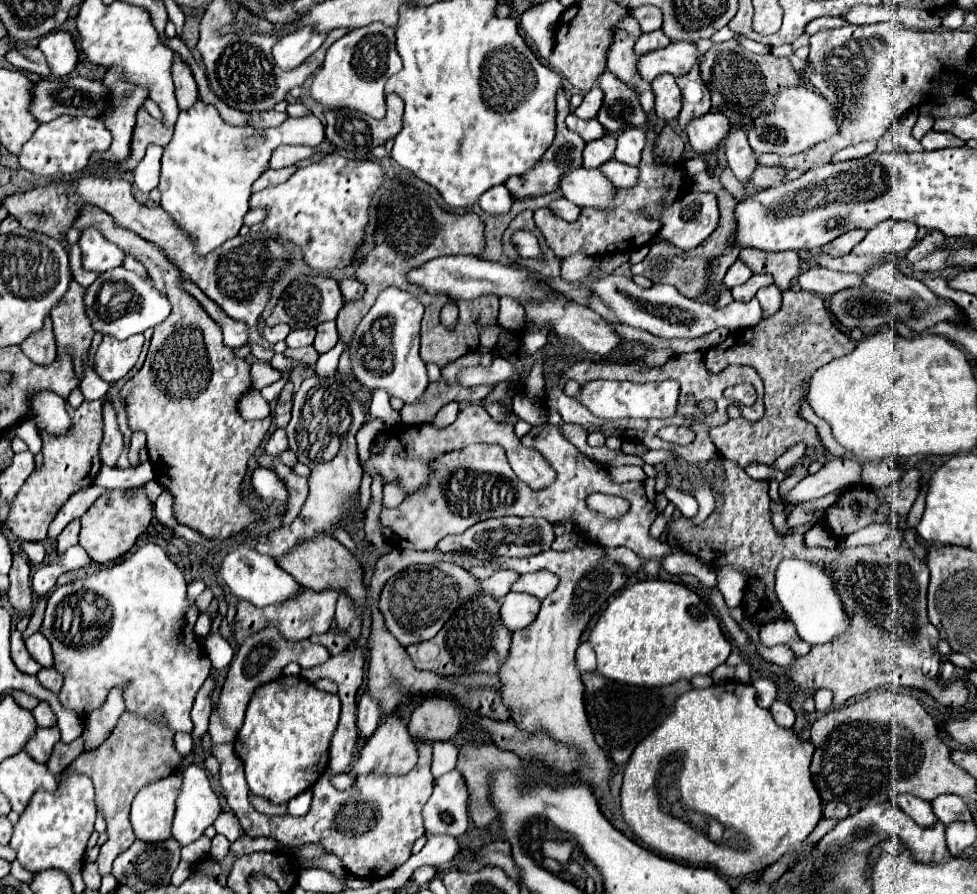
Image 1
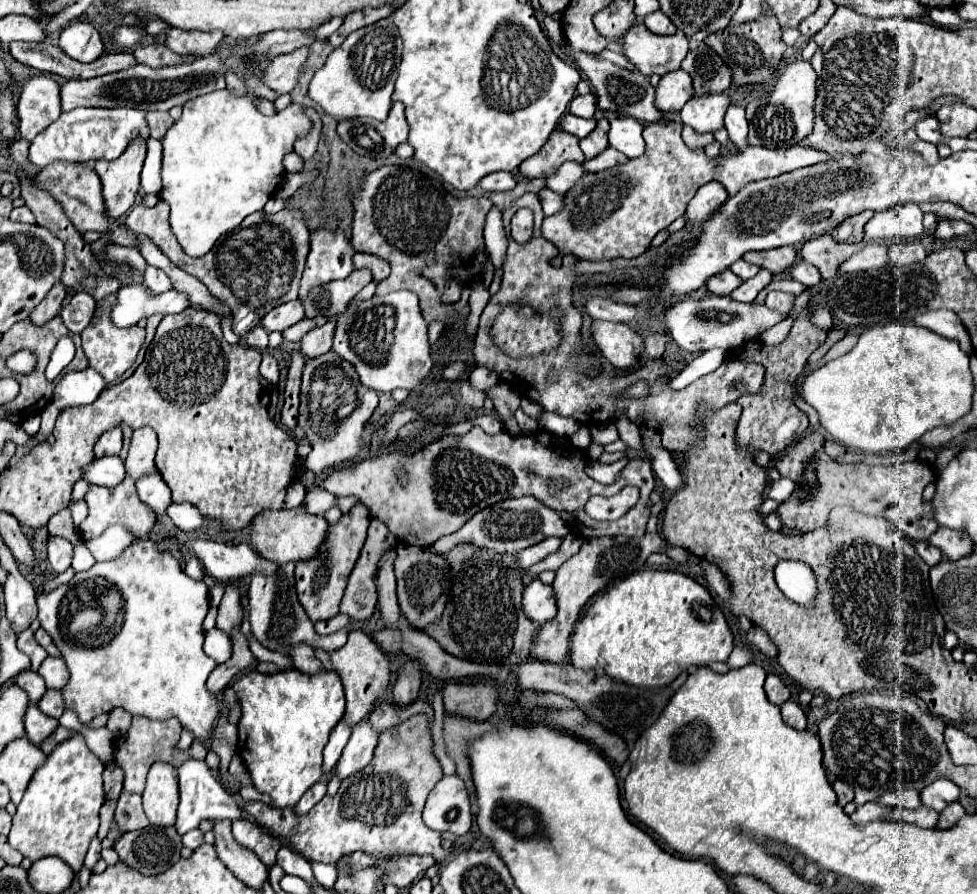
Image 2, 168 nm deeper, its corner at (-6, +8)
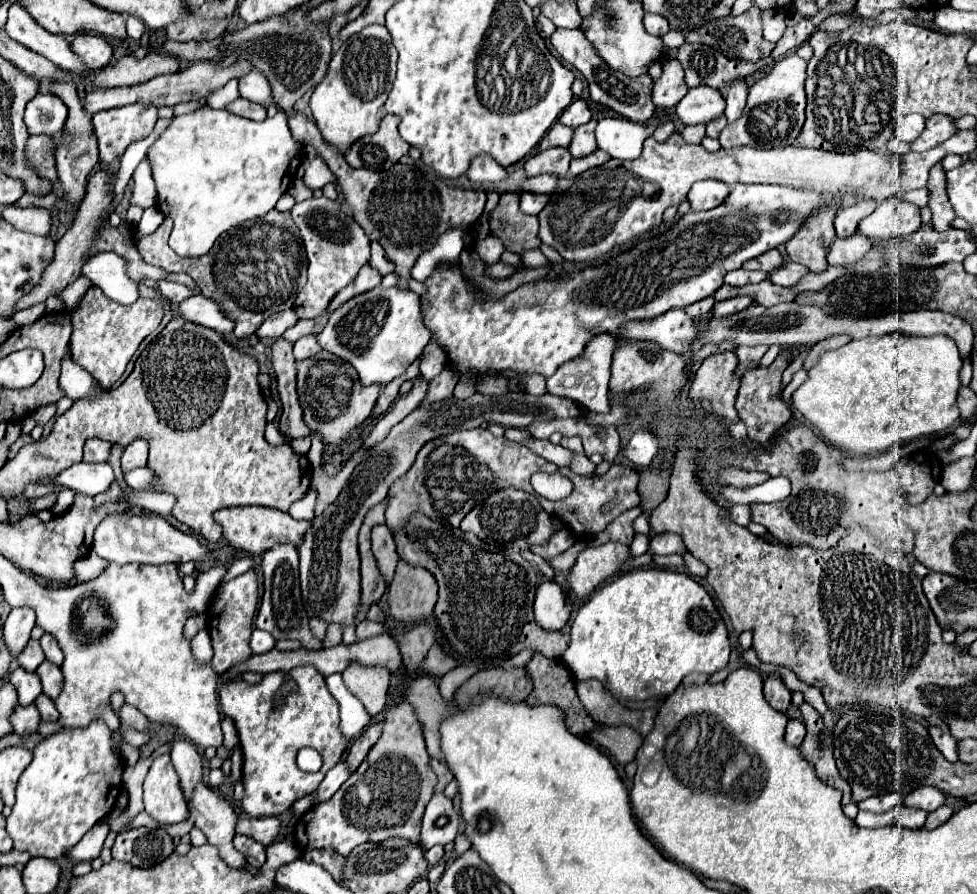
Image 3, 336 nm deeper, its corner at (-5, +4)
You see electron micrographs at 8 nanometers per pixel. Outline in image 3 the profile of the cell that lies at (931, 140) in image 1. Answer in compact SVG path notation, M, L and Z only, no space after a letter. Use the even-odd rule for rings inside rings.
M907 114L895 128L895 136L903 142L913 142L925 128L925 118L921 114Z

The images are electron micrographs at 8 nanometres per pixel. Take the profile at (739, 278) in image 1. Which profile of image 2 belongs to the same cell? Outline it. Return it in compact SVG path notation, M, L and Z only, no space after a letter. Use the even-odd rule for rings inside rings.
M736 260L732 266L730 266L730 270L736 274L736 276L740 276L742 280L748 280L748 278L752 278L752 276L756 276L758 274L758 266L754 266L754 264L748 264L746 260Z

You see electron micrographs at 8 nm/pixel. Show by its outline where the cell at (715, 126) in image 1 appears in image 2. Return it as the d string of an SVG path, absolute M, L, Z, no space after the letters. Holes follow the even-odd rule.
M710 94L710 96L692 96L686 106L680 110L682 122L692 126L696 132L718 132L724 128L724 114L730 106L726 94Z

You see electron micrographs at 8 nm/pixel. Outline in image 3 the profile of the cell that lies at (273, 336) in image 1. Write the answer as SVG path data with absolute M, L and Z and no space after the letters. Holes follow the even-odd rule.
M283 310L283 312L277 312L273 316L269 316L269 320L265 320L259 330L257 330L257 336L259 338L279 338L287 328L291 328L299 318L295 316L293 310Z

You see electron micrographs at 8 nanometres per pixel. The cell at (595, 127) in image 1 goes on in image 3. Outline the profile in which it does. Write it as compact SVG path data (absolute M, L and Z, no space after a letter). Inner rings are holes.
M555 122L553 128L543 136L543 140L537 144L537 152L555 148L555 146L569 146L569 140L573 136L573 128L565 128L561 122Z

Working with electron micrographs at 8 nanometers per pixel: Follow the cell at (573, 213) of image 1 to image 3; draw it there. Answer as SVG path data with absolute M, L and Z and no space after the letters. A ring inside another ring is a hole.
M523 192L521 194L521 212L525 214L533 214L537 216L537 212L541 212L541 208L545 208L545 204L549 202L549 196L547 194L529 194L529 192Z

